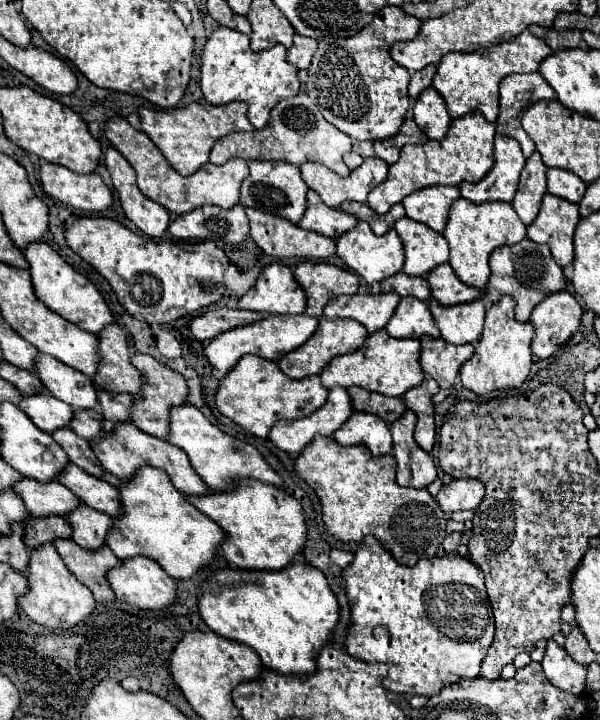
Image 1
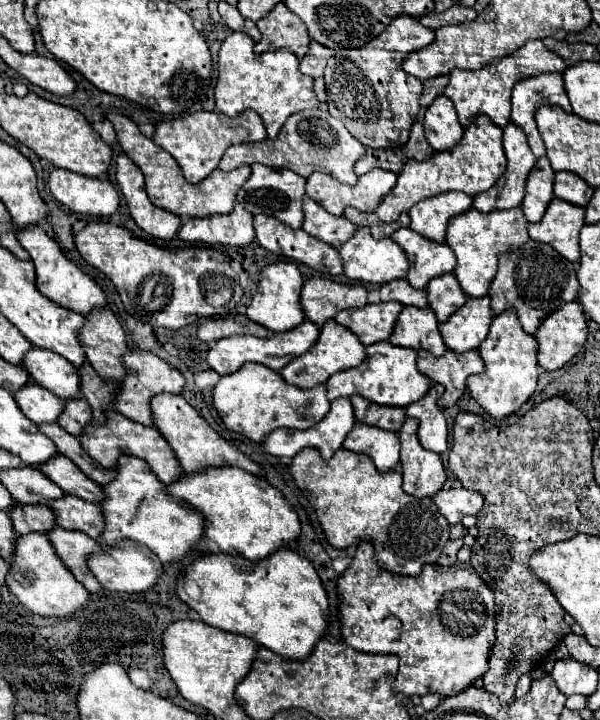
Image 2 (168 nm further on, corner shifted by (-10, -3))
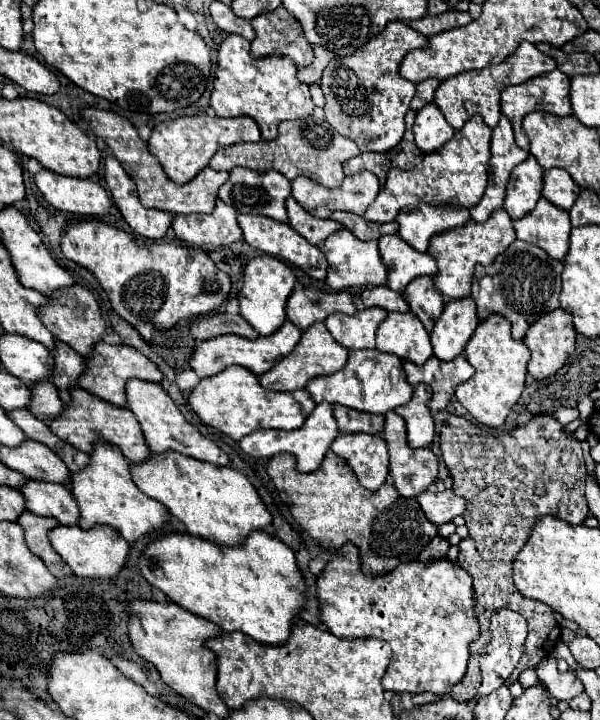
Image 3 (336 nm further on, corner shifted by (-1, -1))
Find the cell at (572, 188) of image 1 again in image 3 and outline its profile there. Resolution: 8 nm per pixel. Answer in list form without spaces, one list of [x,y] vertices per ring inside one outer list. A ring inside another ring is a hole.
[[[547,169],[543,175],[543,197],[557,205],[559,209],[569,211],[579,197],[581,189],[575,181],[565,173],[565,169]]]

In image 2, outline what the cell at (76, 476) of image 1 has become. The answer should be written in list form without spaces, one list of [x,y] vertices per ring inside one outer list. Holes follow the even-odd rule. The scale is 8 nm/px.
[[[56,455],[56,459],[50,459],[48,463],[38,467],[40,471],[44,471],[44,475],[48,479],[52,479],[64,493],[80,497],[84,501],[96,503],[100,505],[106,495],[102,485],[90,481],[86,475],[82,475],[82,471],[78,471],[78,467],[74,467],[74,463],[70,463],[70,459],[66,459],[64,455]]]

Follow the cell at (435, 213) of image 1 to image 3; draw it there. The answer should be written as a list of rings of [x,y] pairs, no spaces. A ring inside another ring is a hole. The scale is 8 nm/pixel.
[[[419,203],[415,209],[405,209],[397,215],[399,237],[407,241],[415,251],[425,253],[433,235],[445,233],[455,227],[463,227],[471,219],[467,209],[425,205]]]

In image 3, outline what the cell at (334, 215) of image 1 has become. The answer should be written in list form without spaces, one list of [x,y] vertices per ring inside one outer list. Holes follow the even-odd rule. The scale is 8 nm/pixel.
[[[293,197],[285,201],[285,207],[289,215],[289,227],[305,237],[311,245],[321,245],[331,233],[343,229],[343,225],[333,219],[317,219],[309,215]]]

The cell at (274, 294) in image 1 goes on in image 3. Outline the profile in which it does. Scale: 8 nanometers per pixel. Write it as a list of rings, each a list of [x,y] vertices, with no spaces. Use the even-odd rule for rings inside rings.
[[[257,255],[245,265],[243,271],[243,289],[239,295],[241,303],[241,317],[259,333],[259,335],[271,335],[275,333],[283,321],[285,321],[285,303],[295,287],[295,273],[283,263],[281,259],[273,255]]]

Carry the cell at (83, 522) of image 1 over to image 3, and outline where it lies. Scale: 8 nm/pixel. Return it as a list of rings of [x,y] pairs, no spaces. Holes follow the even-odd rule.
[[[29,479],[19,491],[25,497],[25,505],[29,511],[45,517],[55,517],[61,525],[77,523],[79,507],[65,485]]]

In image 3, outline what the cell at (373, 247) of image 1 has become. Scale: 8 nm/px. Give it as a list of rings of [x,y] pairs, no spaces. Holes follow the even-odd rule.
[[[341,229],[327,237],[323,243],[325,259],[329,263],[325,283],[331,287],[331,291],[343,291],[347,287],[373,287],[373,285],[385,285],[387,281],[387,269],[381,263],[381,255],[377,249],[377,241],[361,241],[351,231]]]

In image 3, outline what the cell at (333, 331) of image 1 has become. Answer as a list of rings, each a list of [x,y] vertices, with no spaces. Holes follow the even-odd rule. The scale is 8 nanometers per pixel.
[[[313,323],[309,329],[303,331],[293,353],[289,353],[281,361],[277,361],[273,369],[263,373],[259,377],[259,383],[271,391],[297,391],[297,389],[303,389],[307,385],[307,381],[313,377],[331,375],[331,373],[339,371],[347,363],[347,355],[349,355],[349,351],[343,349],[337,341],[333,341],[331,333],[327,331],[327,327],[323,323]]]

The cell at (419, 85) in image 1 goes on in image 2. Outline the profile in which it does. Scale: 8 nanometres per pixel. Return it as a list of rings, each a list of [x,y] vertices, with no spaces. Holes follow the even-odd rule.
[[[440,75],[440,77],[434,77],[434,79],[426,79],[424,81],[424,91],[422,91],[422,97],[420,97],[420,105],[428,107],[438,95],[444,93],[448,85],[448,75]]]

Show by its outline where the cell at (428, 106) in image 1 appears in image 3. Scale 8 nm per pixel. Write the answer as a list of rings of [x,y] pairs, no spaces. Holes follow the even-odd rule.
[[[429,103],[421,111],[417,111],[413,133],[415,133],[415,143],[423,153],[437,151],[455,135],[453,127],[445,121],[443,113],[435,103]]]

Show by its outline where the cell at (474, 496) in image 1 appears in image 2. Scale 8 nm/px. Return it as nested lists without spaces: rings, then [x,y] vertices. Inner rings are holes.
[[[452,487],[448,491],[438,491],[432,499],[450,525],[462,521],[462,517],[466,515],[476,515],[484,505],[484,497],[478,491],[470,491],[464,487]]]

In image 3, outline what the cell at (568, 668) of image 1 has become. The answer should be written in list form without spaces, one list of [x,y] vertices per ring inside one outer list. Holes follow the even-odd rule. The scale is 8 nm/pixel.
[[[553,655],[545,657],[545,661],[541,661],[537,667],[537,675],[539,675],[539,681],[547,685],[549,693],[557,699],[557,701],[569,701],[577,695],[583,693],[583,685],[581,681],[575,677],[573,671],[565,671],[561,673],[557,669],[557,661]]]

